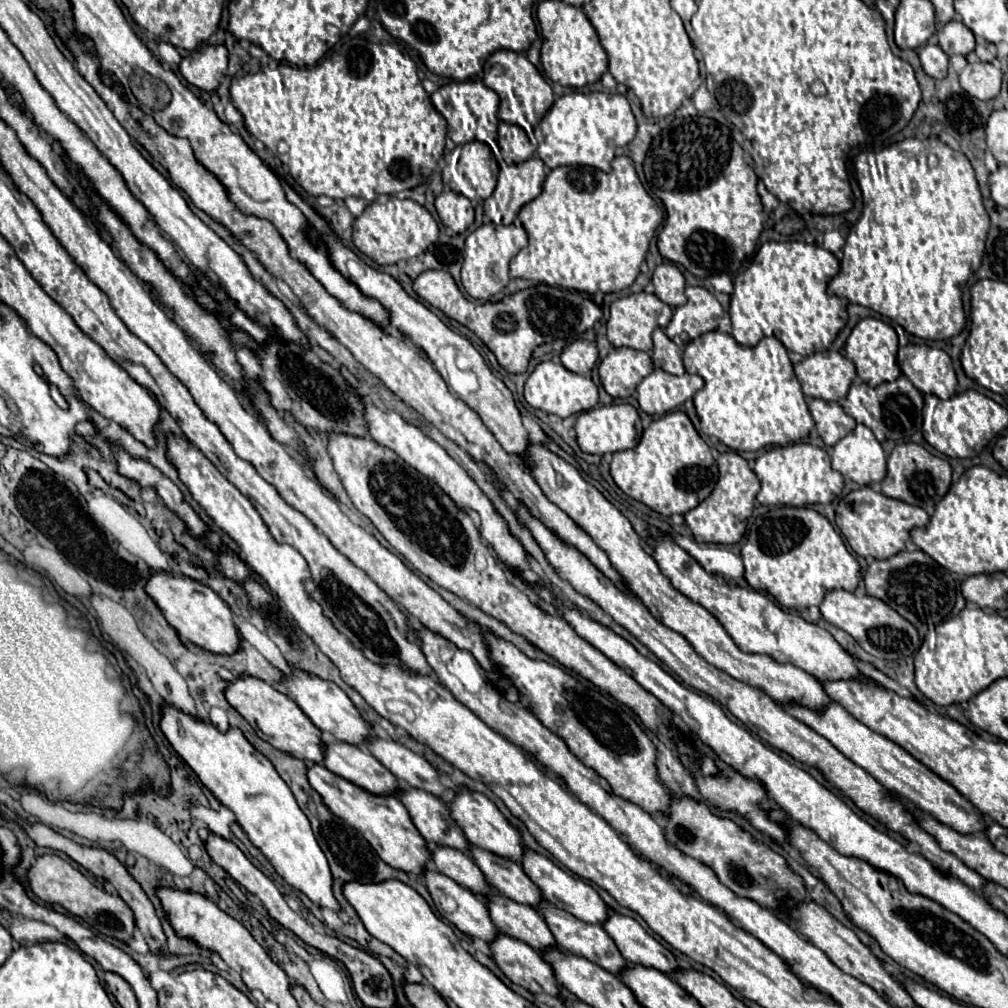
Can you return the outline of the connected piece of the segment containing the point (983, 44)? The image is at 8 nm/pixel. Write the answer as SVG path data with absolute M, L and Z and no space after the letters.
M976 39L976 55L980 61L988 61L992 63L996 59L996 45L994 43L988 43L984 39Z

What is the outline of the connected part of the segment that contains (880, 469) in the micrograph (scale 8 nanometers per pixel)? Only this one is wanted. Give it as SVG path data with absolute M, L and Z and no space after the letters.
M858 423L854 431L850 431L844 439L840 439L832 447L832 469L836 469L844 477L848 477L860 485L882 481L886 477L886 453L882 451L874 433L866 425Z

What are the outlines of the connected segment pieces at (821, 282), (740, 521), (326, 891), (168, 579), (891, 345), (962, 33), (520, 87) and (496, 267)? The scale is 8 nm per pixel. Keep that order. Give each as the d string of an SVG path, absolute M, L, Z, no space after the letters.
M802 241L786 243L764 243L752 259L752 265L734 279L734 293L731 294L728 314L732 325L732 337L740 345L756 345L762 337L776 337L788 351L800 355L812 355L832 345L838 331L846 325L848 313L842 299L826 293L828 283L840 271L840 261L820 245L808 245Z
M736 451L722 453L718 459L718 467L720 467L720 477L714 491L698 507L688 511L684 519L698 543L732 545L738 543L746 531L746 521L754 511L754 499L760 491L760 481Z
M170 705L164 707L164 717L160 721L160 729L168 737L168 741L176 749L176 753L192 767L192 771L198 775L202 785L208 787L208 791L224 807L228 807L236 815L238 825L246 831L250 841L268 857L268 861L274 865L276 873L290 887L302 891L314 905L326 907L326 909L338 913L342 907L340 907L340 903L336 901L336 897L332 893L332 873L330 873L326 855L320 851L320 845L318 845L318 841L316 841L316 837L312 833L308 817L302 813L302 809L298 807L290 787L280 779L280 775L276 773L272 763L268 763L268 759L264 759L264 755L260 755L260 751L256 751L248 743L248 739L244 739L244 733L236 731L236 729L230 729L228 733L220 733L216 729L216 725L194 719L192 715L184 715L184 713L176 711Z
M150 571L146 581L146 593L158 605L166 621L190 643L214 651L214 653L234 653L238 651L240 635L236 631L230 607L204 583L186 577L186 575L172 575L168 571Z
M862 319L850 333L848 341L846 341L846 357L856 365L858 377L868 383L870 387L876 387L884 381L896 381L900 377L900 365L896 359L899 343L896 337L896 331L880 321L880 319Z
M950 21L938 31L940 47L946 55L966 55L974 51L974 33L960 21Z
M516 51L492 53L484 65L484 83L490 89L494 89L502 99L498 109L499 120L520 126L526 132L528 139L536 139L533 127L540 123L540 119L552 107L554 95L552 95L550 85L544 81L544 77L538 73L538 69L528 60L526 53Z
M486 223L486 225L478 227L476 231L472 231L466 239L464 263L462 263L462 285L464 285L466 293L470 297L482 299L482 301L500 293L510 281L508 263L526 245L528 245L528 235L522 225L504 227L504 225Z

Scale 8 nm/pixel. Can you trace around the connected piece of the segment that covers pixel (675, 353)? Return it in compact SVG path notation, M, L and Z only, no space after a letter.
M656 329L652 339L654 339L654 349L652 349L654 367L664 369L672 375L684 375L686 369L682 365L682 347L670 341L662 329Z

